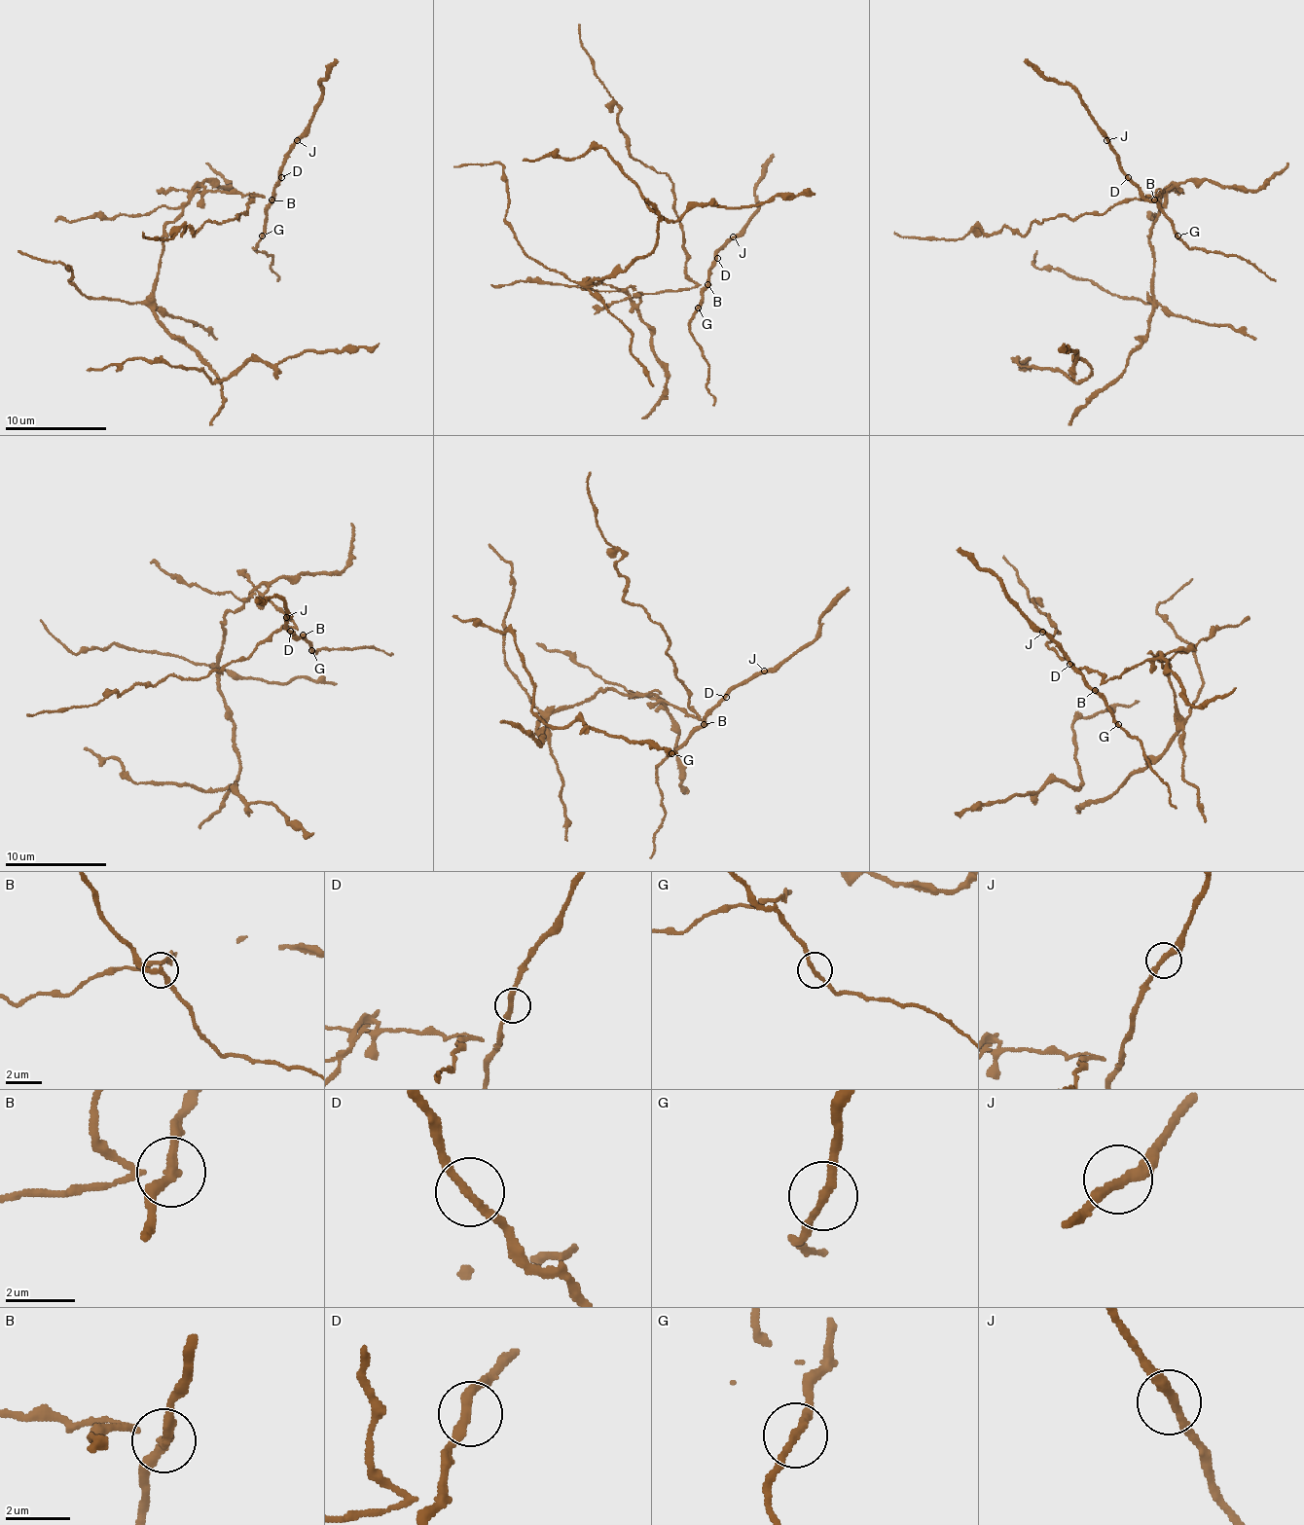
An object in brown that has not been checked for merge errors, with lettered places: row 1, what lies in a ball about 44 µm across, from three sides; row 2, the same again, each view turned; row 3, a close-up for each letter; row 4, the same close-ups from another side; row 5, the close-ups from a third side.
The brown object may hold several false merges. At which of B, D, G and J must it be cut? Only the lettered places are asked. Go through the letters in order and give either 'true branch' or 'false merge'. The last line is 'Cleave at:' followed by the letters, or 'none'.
B: false merge
D: true branch
G: false merge
J: true branch
Cleave at: B, G

